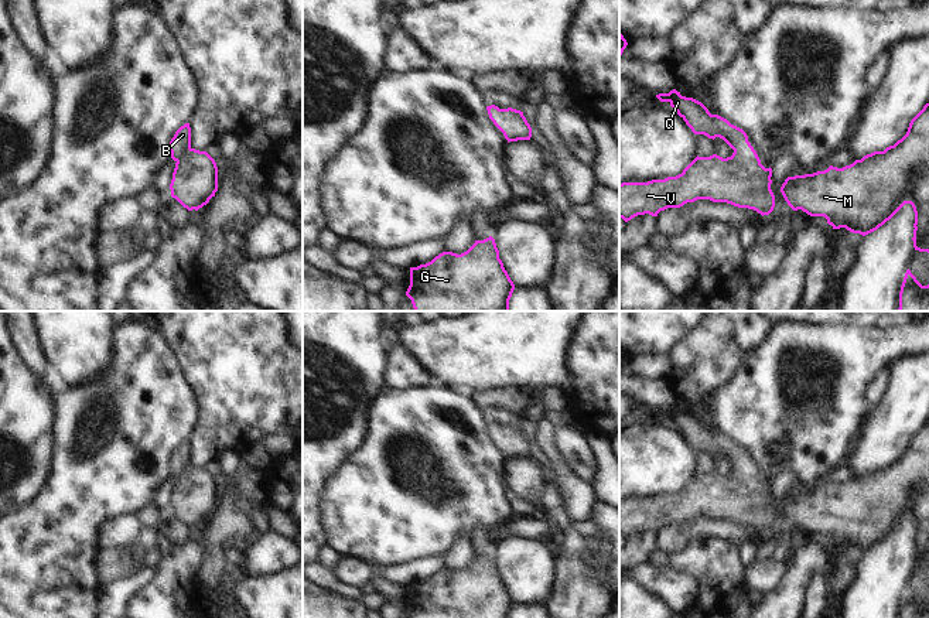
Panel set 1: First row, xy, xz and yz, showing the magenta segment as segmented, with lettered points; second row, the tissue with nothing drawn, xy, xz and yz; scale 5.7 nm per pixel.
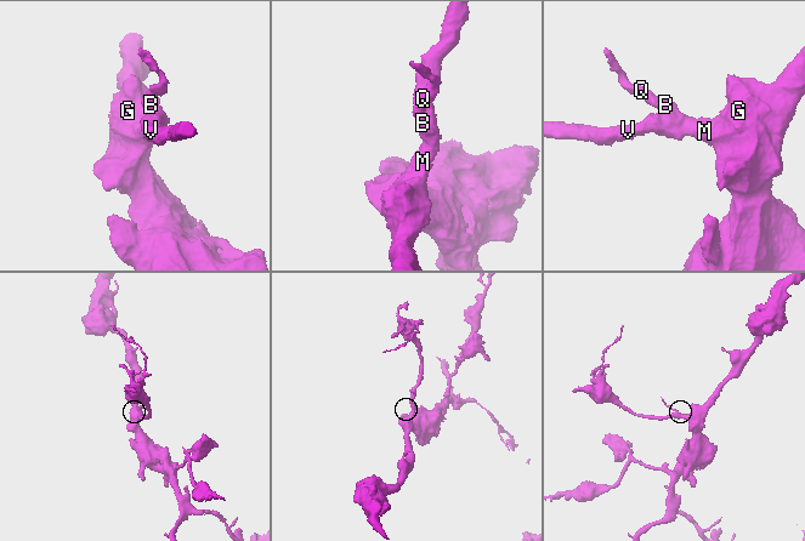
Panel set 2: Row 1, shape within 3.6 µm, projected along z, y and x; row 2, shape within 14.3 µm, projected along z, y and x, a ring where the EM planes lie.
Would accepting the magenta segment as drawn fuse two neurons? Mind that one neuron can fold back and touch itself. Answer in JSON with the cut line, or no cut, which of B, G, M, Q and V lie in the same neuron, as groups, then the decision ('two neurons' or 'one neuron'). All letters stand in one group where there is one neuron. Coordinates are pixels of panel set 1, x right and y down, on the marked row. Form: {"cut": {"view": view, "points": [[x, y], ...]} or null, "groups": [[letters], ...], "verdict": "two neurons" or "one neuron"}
{"cut": null, "groups": [["B", "G", "M", "Q", "V"]], "verdict": "one neuron"}

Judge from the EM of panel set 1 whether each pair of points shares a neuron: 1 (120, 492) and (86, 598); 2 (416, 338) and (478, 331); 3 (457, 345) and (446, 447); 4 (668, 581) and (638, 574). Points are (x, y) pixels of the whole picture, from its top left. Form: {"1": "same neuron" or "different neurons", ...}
{"1": "same neuron", "2": "same neuron", "3": "different neurons", "4": "same neuron"}

